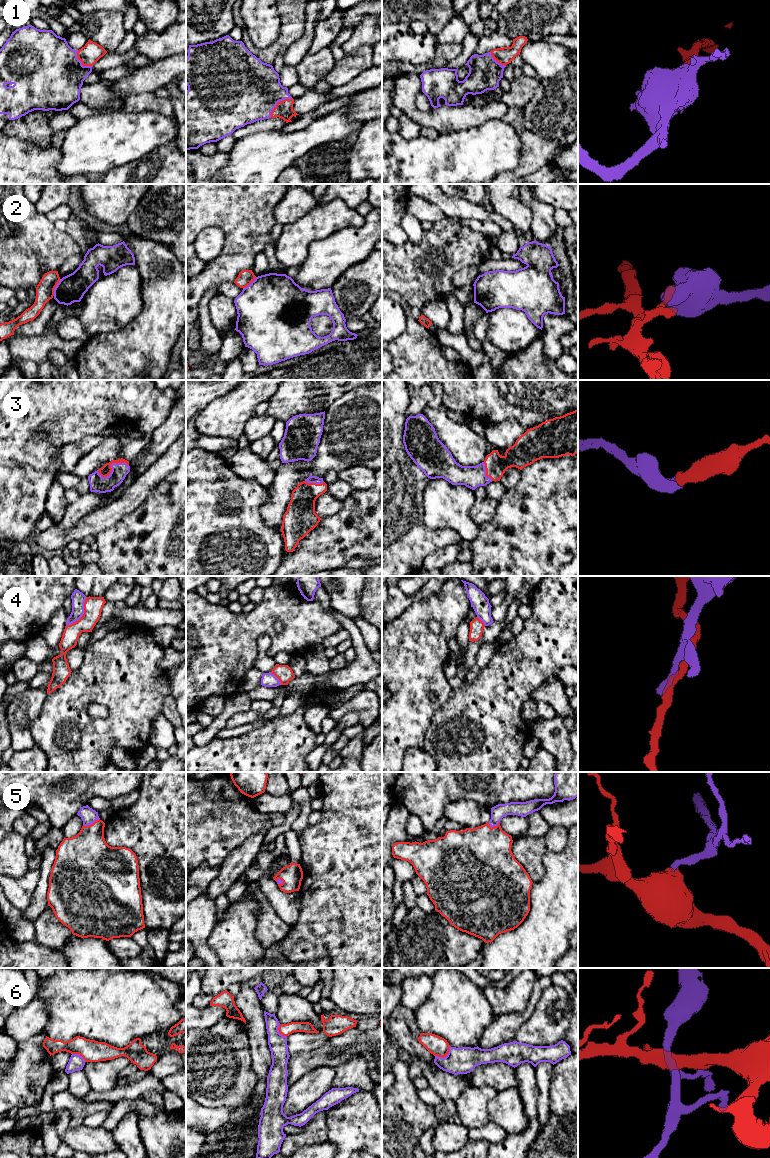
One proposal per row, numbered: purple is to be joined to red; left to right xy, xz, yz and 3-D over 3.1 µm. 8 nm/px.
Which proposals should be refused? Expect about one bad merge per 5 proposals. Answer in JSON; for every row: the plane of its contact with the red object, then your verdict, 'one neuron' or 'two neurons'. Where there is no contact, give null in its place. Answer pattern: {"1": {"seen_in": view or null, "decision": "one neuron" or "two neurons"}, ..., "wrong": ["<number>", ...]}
{"1": {"seen_in": "xz", "decision": "one neuron"}, "2": {"seen_in": "xy", "decision": "two neurons"}, "3": {"seen_in": "xy", "decision": "one neuron"}, "4": {"seen_in": "xy", "decision": "two neurons"}, "5": {"seen_in": "xy", "decision": "one neuron"}, "6": {"seen_in": "yz", "decision": "two neurons"}, "wrong": ["2", "4", "6"]}

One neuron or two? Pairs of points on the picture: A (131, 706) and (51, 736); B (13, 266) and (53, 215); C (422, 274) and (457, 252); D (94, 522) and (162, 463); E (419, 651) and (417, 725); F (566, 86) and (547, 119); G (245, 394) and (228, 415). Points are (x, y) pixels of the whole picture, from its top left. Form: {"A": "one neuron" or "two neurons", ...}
{"A": "one neuron", "B": "two neurons", "C": "one neuron", "D": "one neuron", "E": "one neuron", "F": "one neuron", "G": "one neuron"}

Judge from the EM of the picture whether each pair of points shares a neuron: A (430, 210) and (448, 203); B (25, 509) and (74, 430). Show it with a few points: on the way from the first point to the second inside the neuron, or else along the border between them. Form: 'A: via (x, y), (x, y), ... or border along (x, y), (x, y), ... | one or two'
A: border along (418, 196), (435, 203), (445, 216) | two
B: via (25, 487), (25, 481), (48, 456), (52, 441) | one

